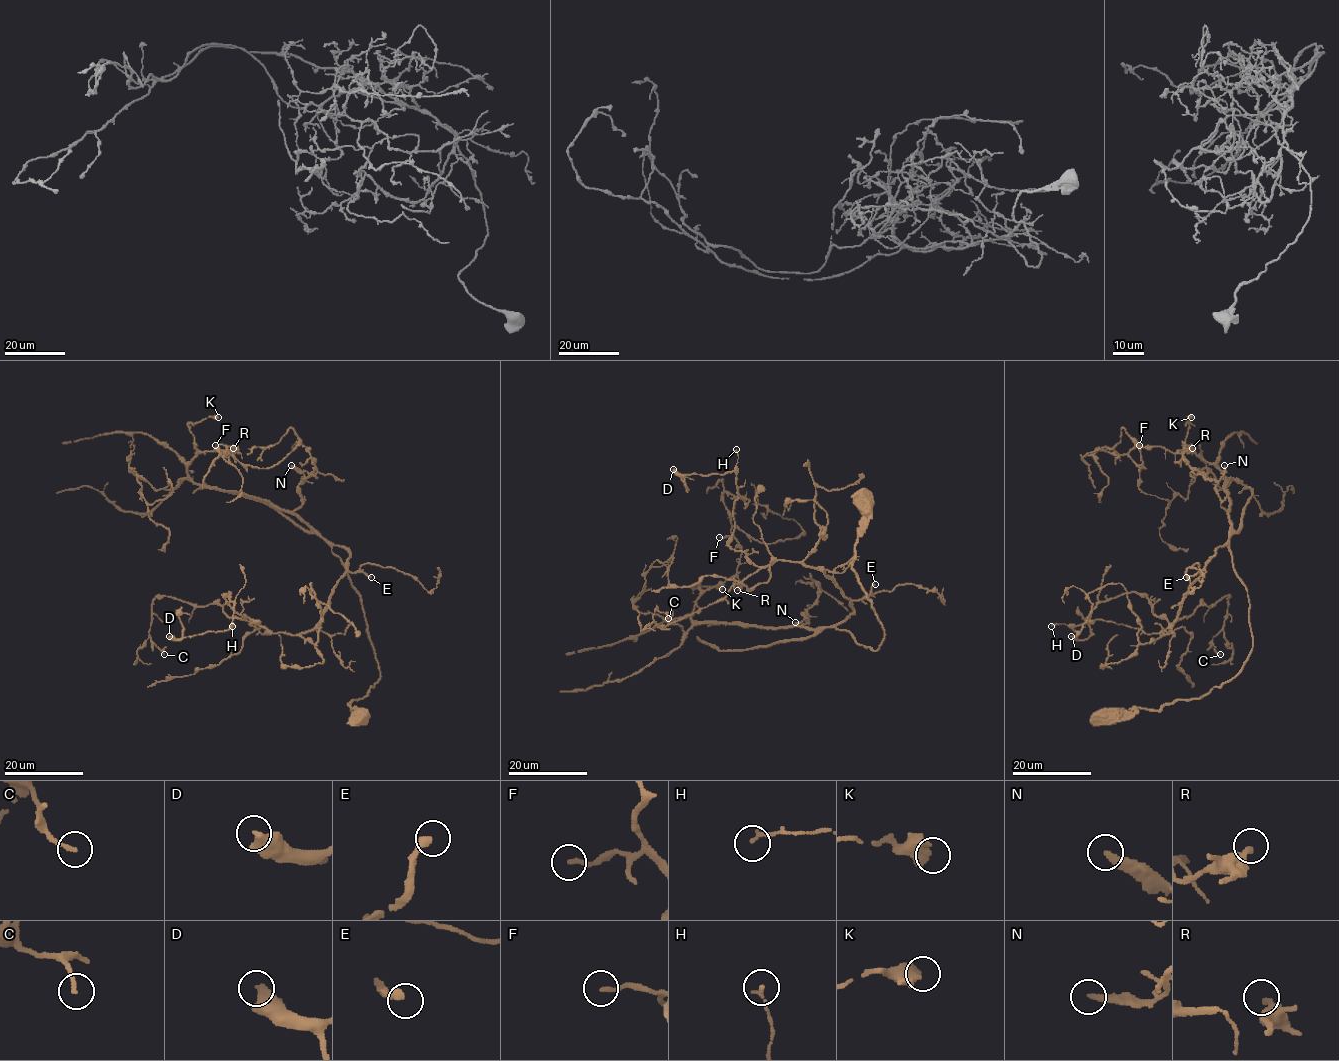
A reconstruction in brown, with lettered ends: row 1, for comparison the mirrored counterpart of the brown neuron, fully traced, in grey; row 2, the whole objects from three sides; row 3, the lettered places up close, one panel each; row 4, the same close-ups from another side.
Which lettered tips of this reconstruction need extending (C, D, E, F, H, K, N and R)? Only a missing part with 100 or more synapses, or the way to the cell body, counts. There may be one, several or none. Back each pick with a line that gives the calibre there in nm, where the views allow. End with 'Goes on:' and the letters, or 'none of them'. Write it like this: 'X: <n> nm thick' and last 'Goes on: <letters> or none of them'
E: 320 nm thick
Goes on: E

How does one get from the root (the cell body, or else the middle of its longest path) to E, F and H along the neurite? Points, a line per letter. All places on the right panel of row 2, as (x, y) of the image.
E: (1102, 715), (1200, 699), (1241, 668), (1252, 647), (1249, 600), (1228, 547), (1220, 546), (1202, 572), (1186, 577)
F: (1102, 715), (1200, 699), (1231, 680), (1252, 647), (1247, 590), (1229, 550), (1225, 478), (1191, 452), (1139, 445)
H: (1102, 715), (1200, 699), (1236, 675), (1252, 632), (1228, 547), (1165, 635), (1135, 592), (1051, 626)

